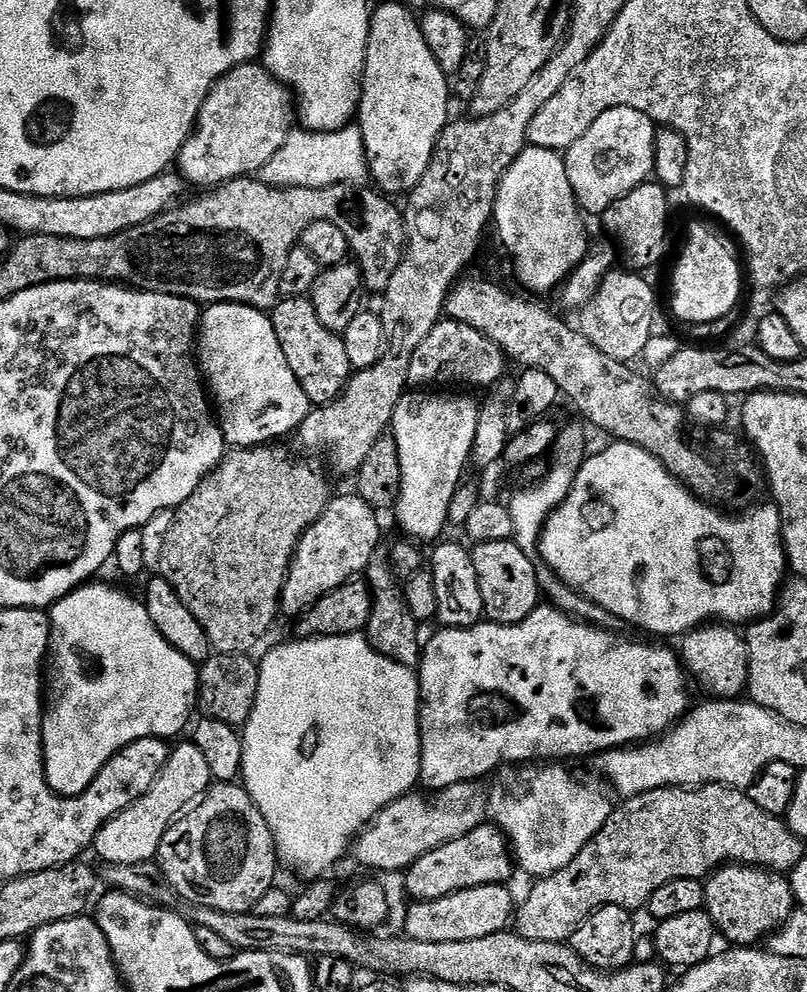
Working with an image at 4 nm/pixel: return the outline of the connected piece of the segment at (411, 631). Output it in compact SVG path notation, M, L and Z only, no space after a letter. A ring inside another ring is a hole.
M381 546L376 549L371 562L366 569L366 587L370 593L368 605L368 627L366 639L372 645L378 655L392 660L410 669L415 669L420 662L422 651L422 640L416 637L417 625L411 616L408 615L408 607L404 604L403 591L398 587L397 577L390 567L389 549ZM416 627L416 628L415 628Z

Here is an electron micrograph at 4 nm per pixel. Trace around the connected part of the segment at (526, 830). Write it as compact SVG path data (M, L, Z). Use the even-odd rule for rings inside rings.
M556 762L549 763L547 766L520 766L520 767L517 767L515 771L513 771L513 772L516 772L513 774L513 776L508 776L504 780L505 786L508 787L508 797L506 797L505 800L501 802L500 809L497 810L496 812L497 821L495 821L495 823L498 825L498 828L500 832L502 833L505 841L507 841L507 843L510 845L510 852L511 852L511 855L514 857L515 867L519 869L519 871L521 868L521 870L524 871L526 875L532 876L531 878L543 878L545 876L553 876L553 874L555 874L558 870L562 870L566 866L570 866L570 862L574 862L574 858L578 858L578 854L582 850L582 846L586 846L586 842L590 842L590 838L594 838L594 834L598 834L598 830L602 830L602 826L606 826L606 822L608 821L608 819L611 818L612 813L614 811L614 804L611 804L611 802L608 801L607 798L604 797L603 794L600 793L598 789L591 788L590 785L583 784L583 782L580 780L575 780L575 778L572 777L571 774L568 773L567 770L564 768L567 768L567 767L561 766L559 763L556 763Z

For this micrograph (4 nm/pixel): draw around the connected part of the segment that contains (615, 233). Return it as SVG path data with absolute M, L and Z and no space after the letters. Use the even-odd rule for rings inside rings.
M649 182L647 184L639 184L637 188L634 190L630 190L630 194L626 194L622 198L618 198L618 202L614 202L613 204L606 209L606 211L602 214L602 220L604 220L604 228L608 231L608 236L610 239L616 243L615 251L618 253L620 251L620 256L624 259L623 267L625 269L631 270L633 273L643 273L645 270L643 268L652 268L655 266L656 263L659 262L660 259L664 256L664 239L668 236L668 196L669 193L664 189L661 184L657 184L655 182Z

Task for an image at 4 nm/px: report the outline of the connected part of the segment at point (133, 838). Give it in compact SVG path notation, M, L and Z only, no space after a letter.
M185 742L173 747L154 786L100 827L94 841L94 852L105 860L105 865L121 868L135 868L155 861L168 827L189 811L213 783L210 766L196 744Z

